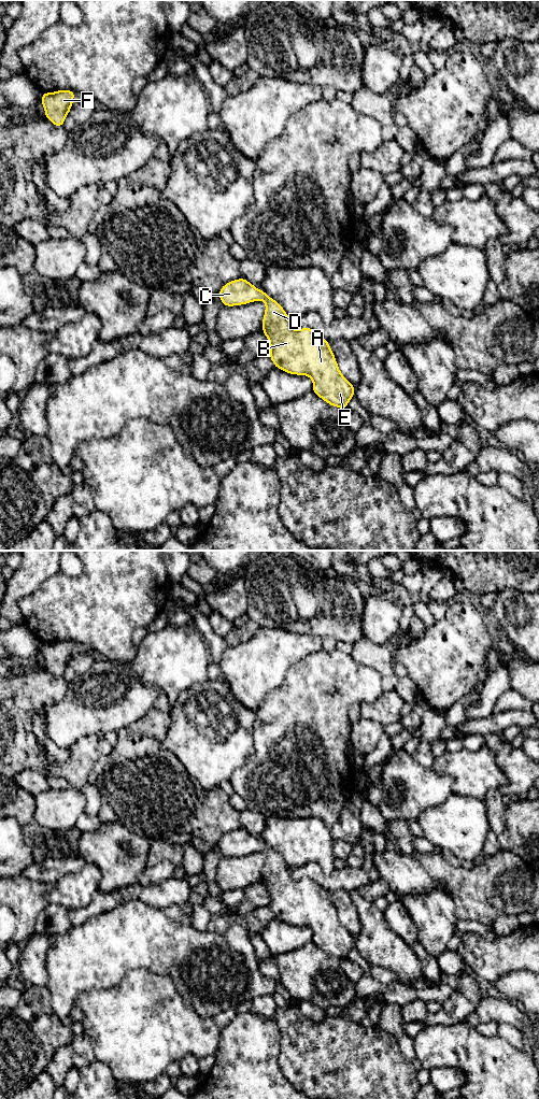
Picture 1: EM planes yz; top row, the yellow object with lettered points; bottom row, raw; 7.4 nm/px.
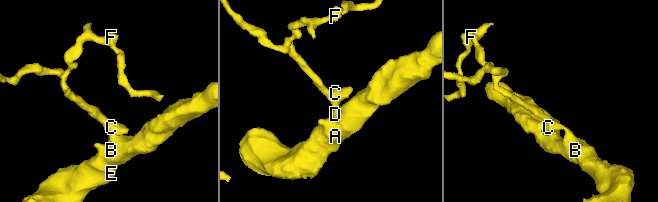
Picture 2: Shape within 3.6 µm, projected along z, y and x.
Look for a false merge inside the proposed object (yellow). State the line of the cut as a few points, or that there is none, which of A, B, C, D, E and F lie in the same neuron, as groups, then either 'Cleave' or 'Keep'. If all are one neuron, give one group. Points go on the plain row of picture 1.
No split. Groups: A B C D E F. Keep

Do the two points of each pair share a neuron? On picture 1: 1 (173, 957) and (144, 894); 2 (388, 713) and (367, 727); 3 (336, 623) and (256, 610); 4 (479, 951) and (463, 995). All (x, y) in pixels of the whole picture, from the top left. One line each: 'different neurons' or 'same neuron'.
1: different neurons
2: different neurons
3: same neuron
4: different neurons

